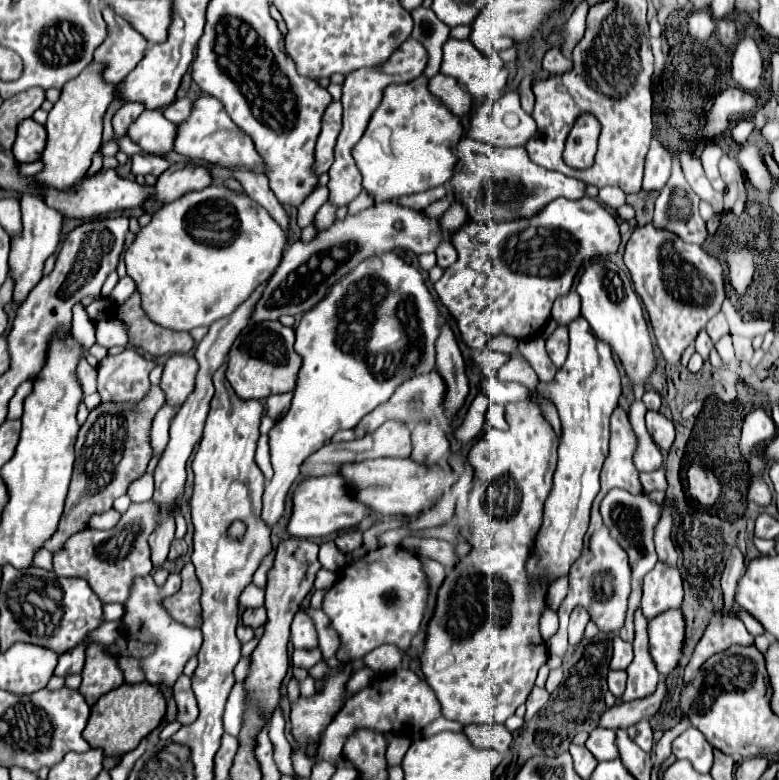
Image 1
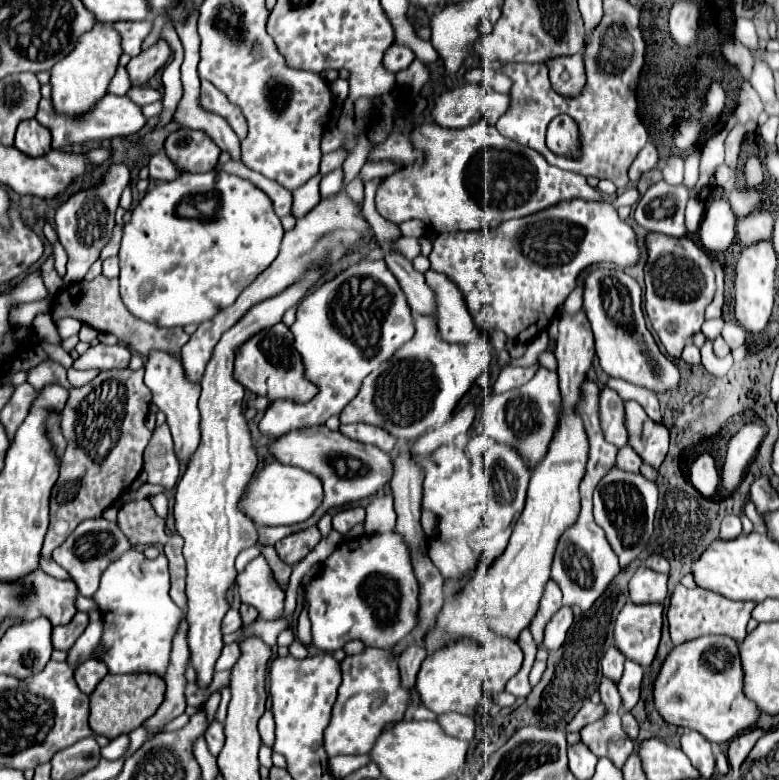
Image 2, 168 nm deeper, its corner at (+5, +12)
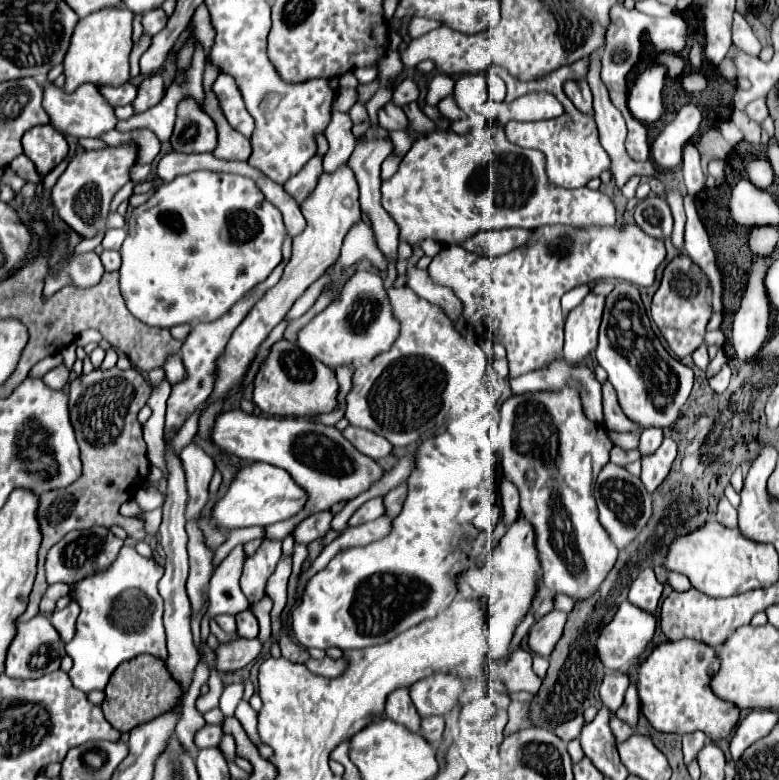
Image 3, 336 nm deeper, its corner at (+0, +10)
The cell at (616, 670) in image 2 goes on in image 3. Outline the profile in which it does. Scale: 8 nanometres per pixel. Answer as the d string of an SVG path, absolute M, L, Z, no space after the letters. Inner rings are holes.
M608 672L600 686L600 698L610 710L618 710L624 702L624 692L630 684L630 678L624 672Z

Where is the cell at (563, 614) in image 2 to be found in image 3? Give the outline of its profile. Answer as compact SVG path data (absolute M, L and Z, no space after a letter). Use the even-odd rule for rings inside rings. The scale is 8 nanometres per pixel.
M552 610L550 614L542 616L542 620L538 620L530 632L530 640L528 640L530 650L534 654L548 658L564 634L566 618L568 614L562 610Z

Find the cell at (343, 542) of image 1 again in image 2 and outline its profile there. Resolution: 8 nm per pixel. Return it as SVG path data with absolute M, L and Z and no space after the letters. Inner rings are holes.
M361 506L349 508L349 510L341 510L341 512L337 512L333 516L333 528L339 534L347 534L355 524L359 524L363 520L365 520L365 510Z

